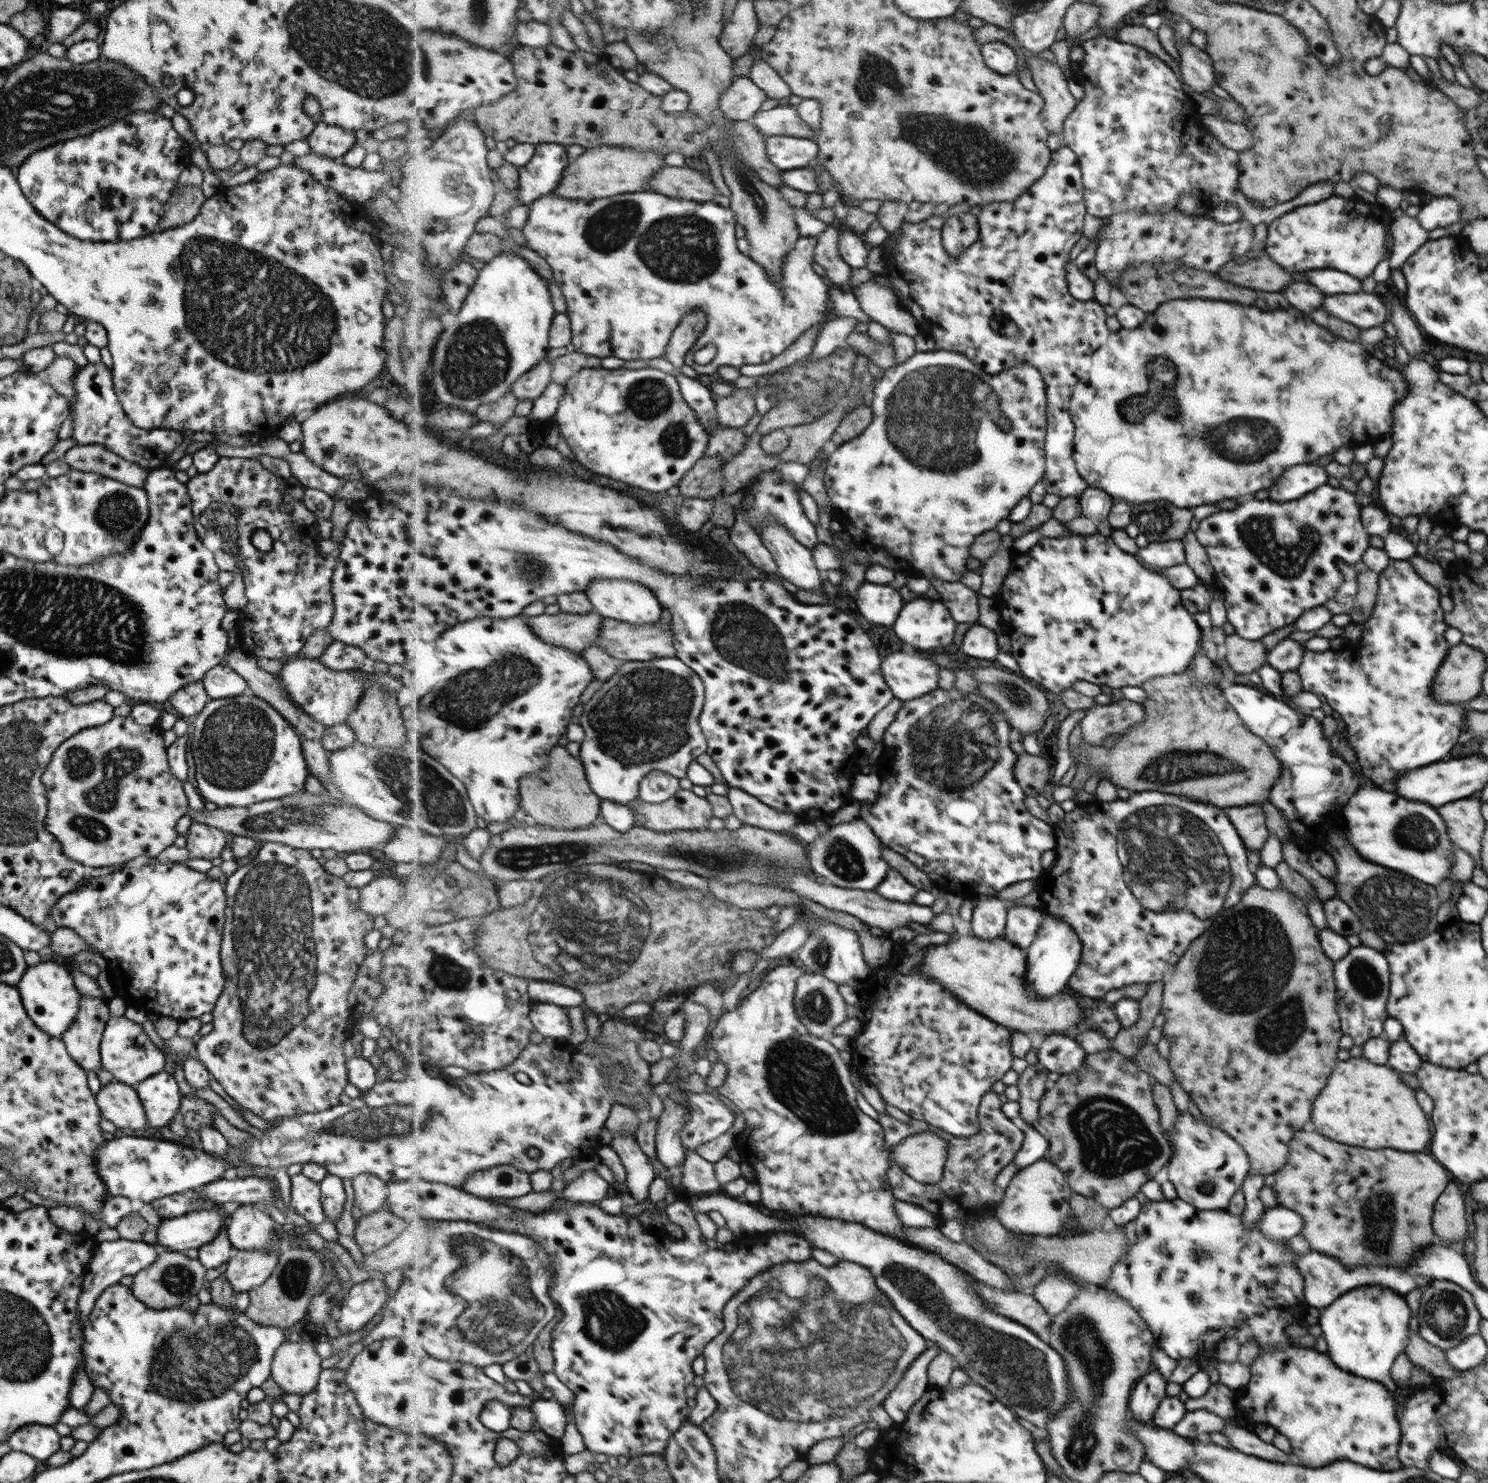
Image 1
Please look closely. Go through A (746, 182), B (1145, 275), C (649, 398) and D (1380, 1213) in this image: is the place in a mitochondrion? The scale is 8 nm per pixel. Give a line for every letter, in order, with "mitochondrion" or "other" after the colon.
A: mitochondrion
B: mitochondrion
C: mitochondrion
D: mitochondrion

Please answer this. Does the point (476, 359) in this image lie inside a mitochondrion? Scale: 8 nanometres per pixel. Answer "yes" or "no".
yes

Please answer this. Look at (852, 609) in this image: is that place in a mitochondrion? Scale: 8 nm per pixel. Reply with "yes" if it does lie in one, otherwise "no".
no

